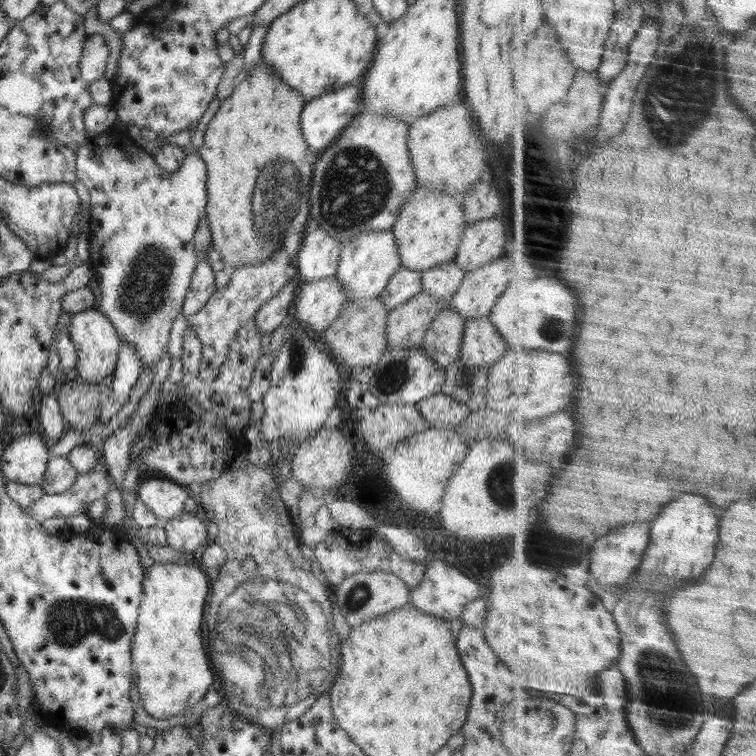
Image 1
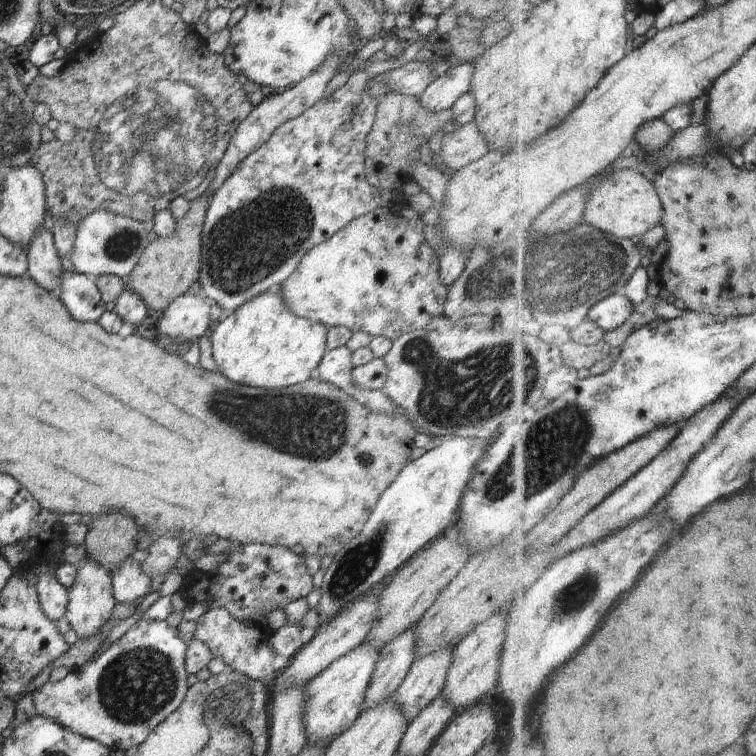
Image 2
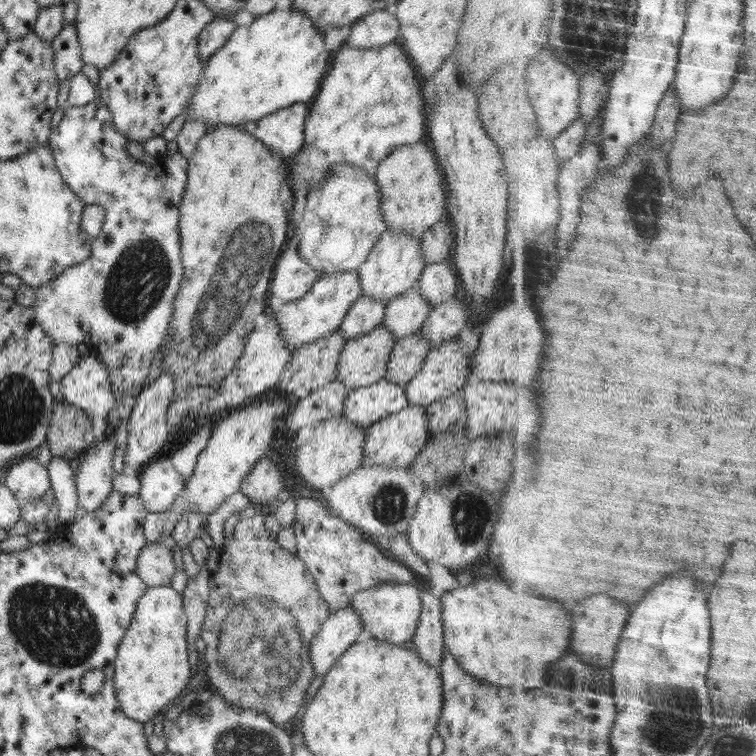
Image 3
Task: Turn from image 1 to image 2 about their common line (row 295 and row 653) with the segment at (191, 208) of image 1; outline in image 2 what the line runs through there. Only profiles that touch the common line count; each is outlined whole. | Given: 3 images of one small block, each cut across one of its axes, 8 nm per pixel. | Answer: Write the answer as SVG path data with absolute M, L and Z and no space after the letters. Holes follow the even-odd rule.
M140 618L135 625L127 630L127 632L111 644L110 648L104 650L102 654L100 654L96 658L91 658L84 665L72 669L62 680L58 682L46 682L42 686L36 688L34 692L32 692L32 702L34 708L36 708L36 712L40 716L45 716L46 718L52 718L52 720L56 720L58 724L65 726L68 730L74 732L74 734L80 734L84 738L89 738L90 740L95 740L104 746L107 746L112 751L117 750L128 750L128 748L132 748L132 746L138 746L142 744L148 735L160 724L161 721L166 720L176 708L178 708L186 693L188 692L188 672L186 672L186 666L184 666L184 660L186 660L186 652L188 645L184 642L183 638L180 638L180 634L178 634L178 630L176 627L168 626L166 621L162 622L150 622L150 620L144 620L144 618Z

